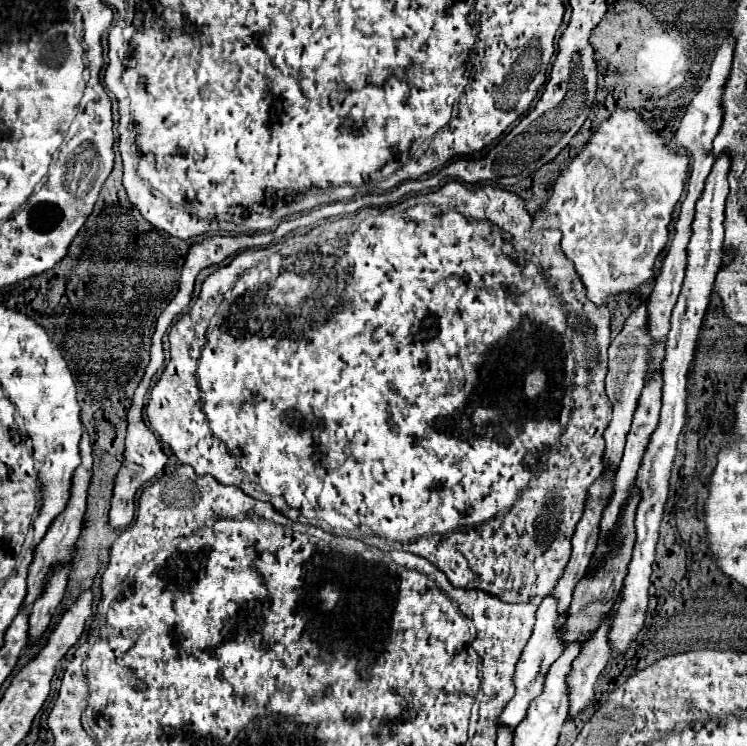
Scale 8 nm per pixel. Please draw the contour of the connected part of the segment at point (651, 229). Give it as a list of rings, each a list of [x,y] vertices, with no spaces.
[[[614,110],[612,116],[594,132],[594,136],[590,138],[590,142],[586,144],[586,148],[572,160],[572,164],[560,174],[556,186],[554,186],[554,192],[552,196],[548,198],[548,202],[544,204],[544,208],[540,212],[534,214],[534,226],[536,228],[560,228],[562,230],[562,252],[566,254],[568,260],[574,262],[574,268],[578,272],[578,276],[582,278],[584,286],[586,286],[586,292],[588,292],[588,298],[592,298],[592,302],[596,304],[602,304],[606,302],[606,298],[614,292],[624,292],[624,290],[634,290],[638,288],[642,282],[650,280],[652,274],[654,274],[654,260],[656,256],[660,254],[660,250],[666,246],[668,242],[668,226],[670,226],[670,220],[672,220],[672,212],[674,212],[674,206],[676,202],[680,200],[682,196],[682,190],[684,190],[684,178],[686,178],[686,172],[688,172],[688,156],[686,154],[676,154],[674,150],[670,150],[662,138],[658,138],[648,124],[642,122],[640,114],[634,112],[634,110]]]

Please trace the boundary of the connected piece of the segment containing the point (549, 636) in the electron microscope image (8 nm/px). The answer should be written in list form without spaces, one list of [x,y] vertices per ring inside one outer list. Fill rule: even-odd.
[[[548,594],[542,600],[542,604],[538,606],[536,626],[534,626],[532,638],[528,640],[528,644],[526,644],[522,656],[520,656],[520,662],[516,664],[516,674],[514,674],[516,694],[506,704],[506,708],[504,708],[502,716],[500,716],[500,724],[506,724],[506,726],[516,728],[520,724],[520,720],[526,716],[526,708],[528,708],[530,700],[534,700],[540,694],[540,690],[542,690],[542,682],[544,682],[544,676],[548,672],[548,666],[564,652],[562,634],[564,634],[564,620],[560,622],[560,612],[556,610],[556,598],[552,598],[552,594]]]

